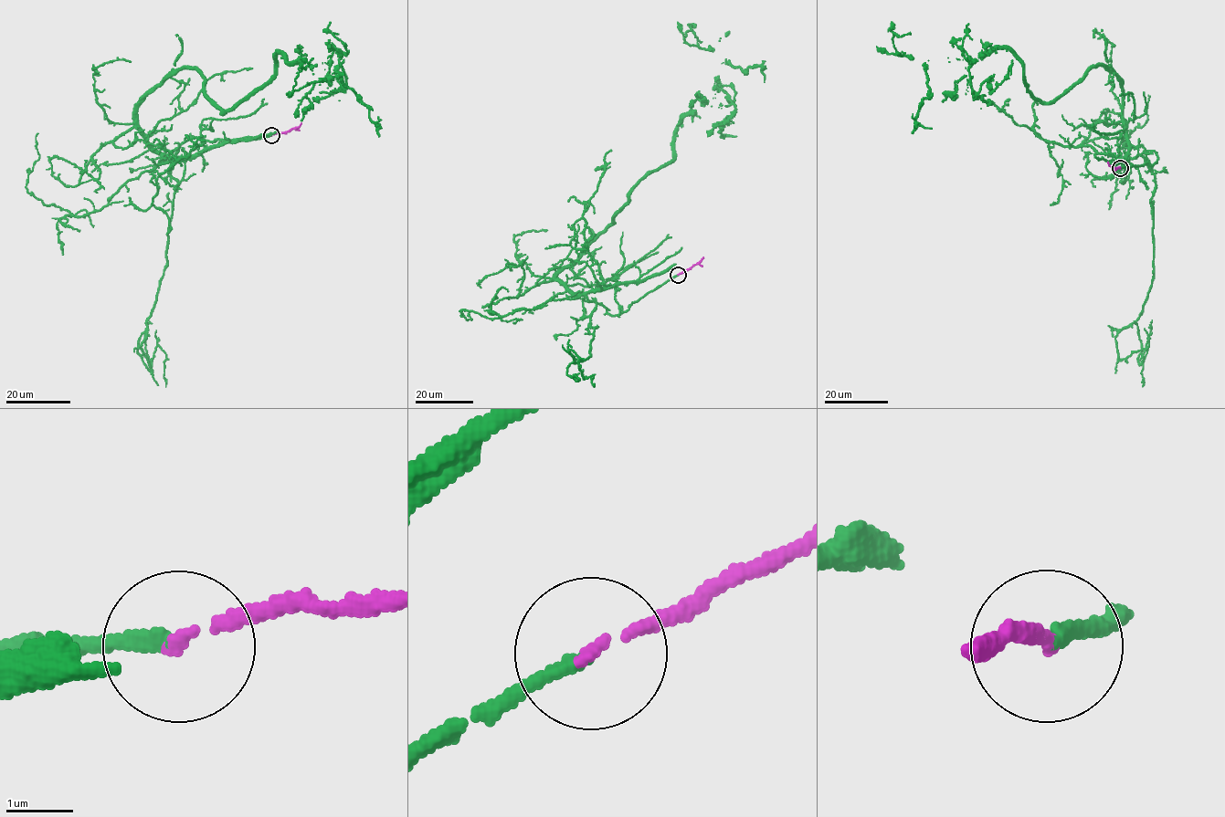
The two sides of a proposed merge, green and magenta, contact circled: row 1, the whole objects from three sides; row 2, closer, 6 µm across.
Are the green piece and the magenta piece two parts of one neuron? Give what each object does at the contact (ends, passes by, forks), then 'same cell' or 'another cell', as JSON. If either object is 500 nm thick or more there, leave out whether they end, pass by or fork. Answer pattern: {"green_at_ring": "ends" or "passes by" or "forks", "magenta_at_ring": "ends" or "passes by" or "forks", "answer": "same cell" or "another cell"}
{"green_at_ring": "ends", "magenta_at_ring": "ends", "answer": "same cell"}

